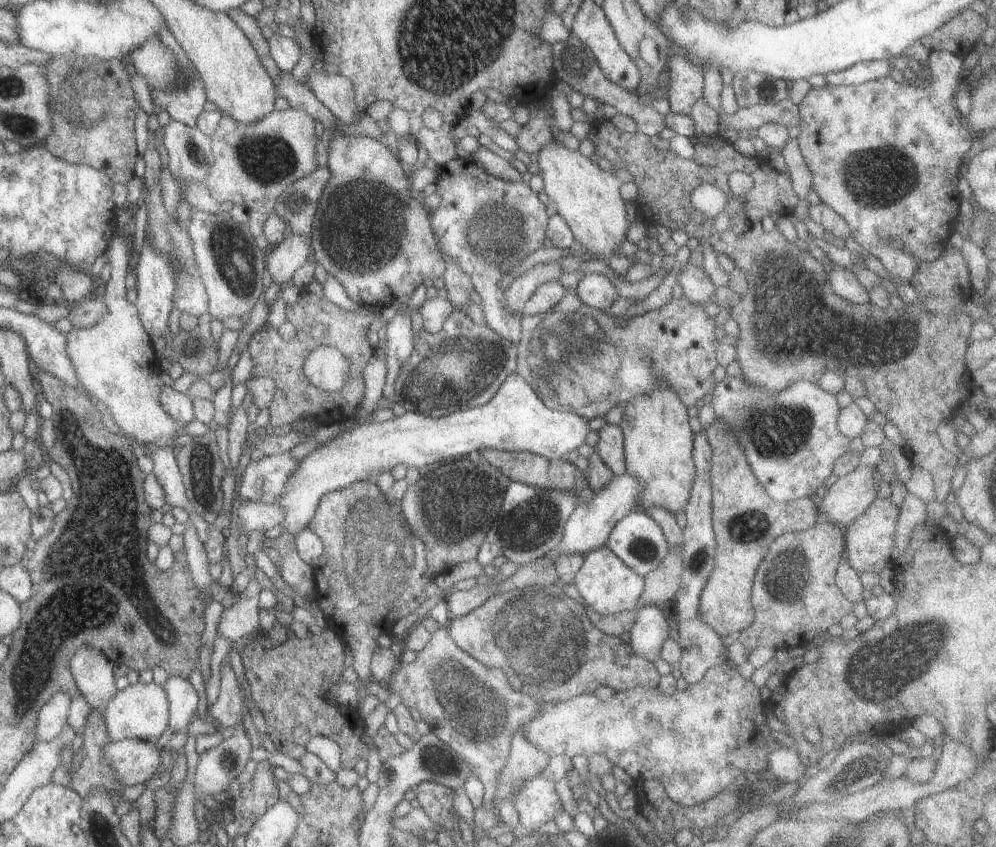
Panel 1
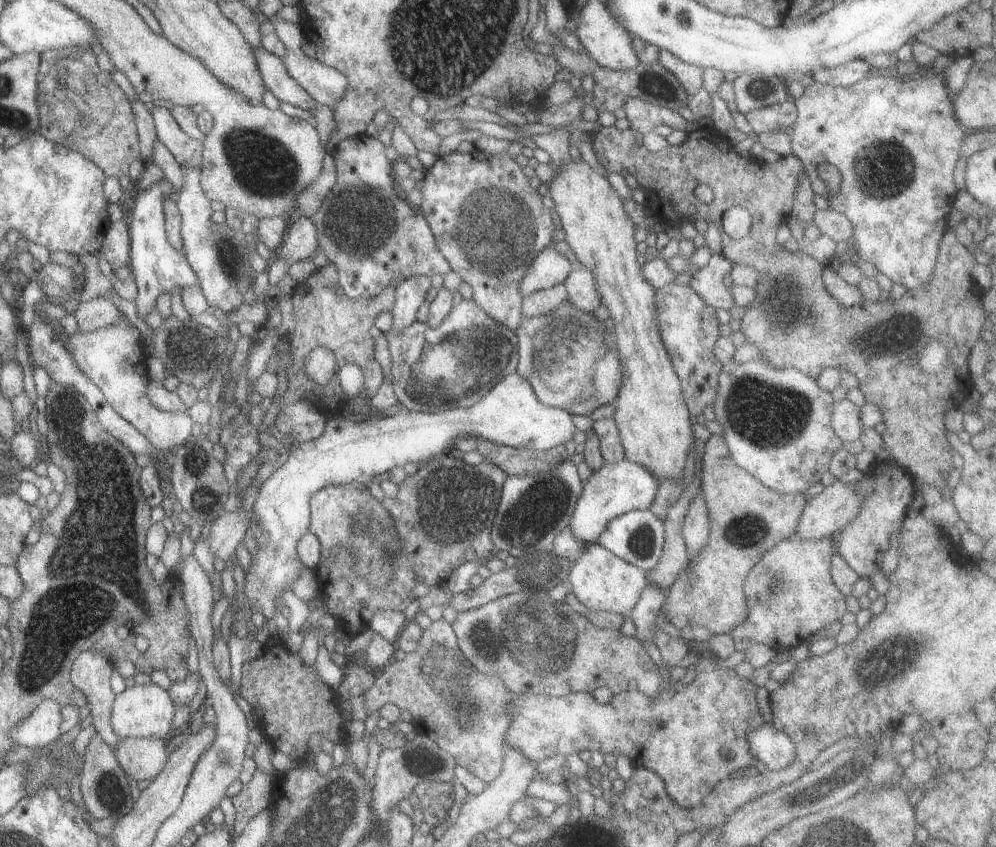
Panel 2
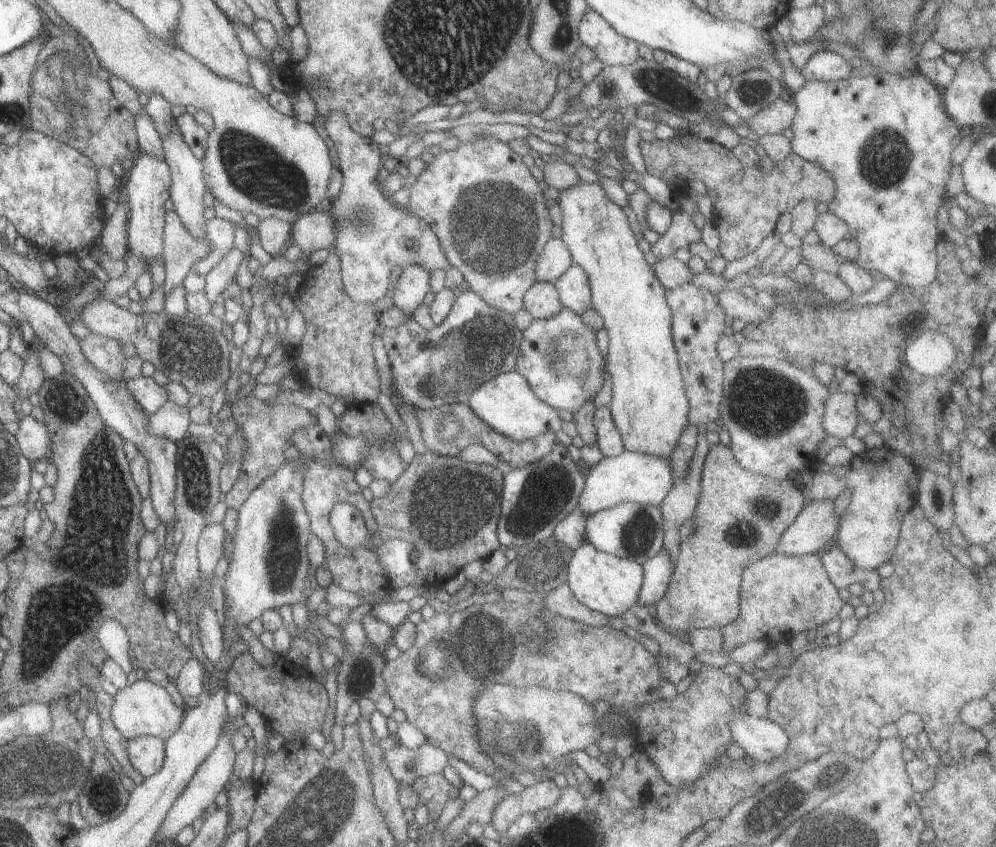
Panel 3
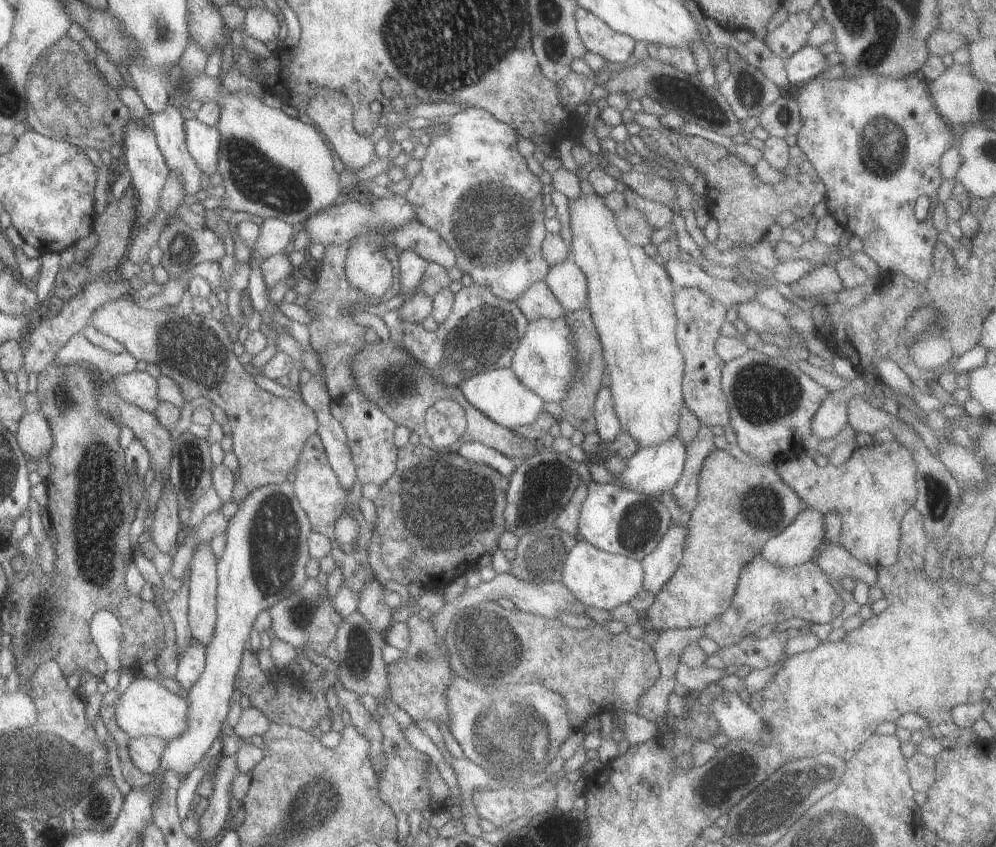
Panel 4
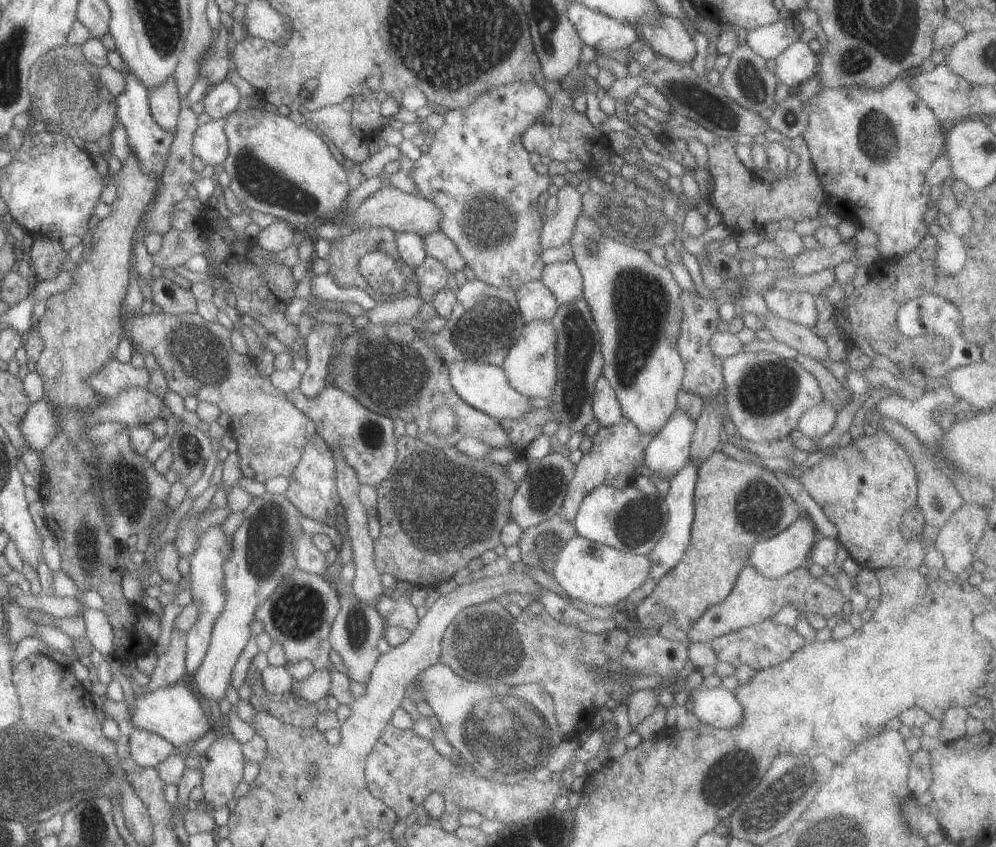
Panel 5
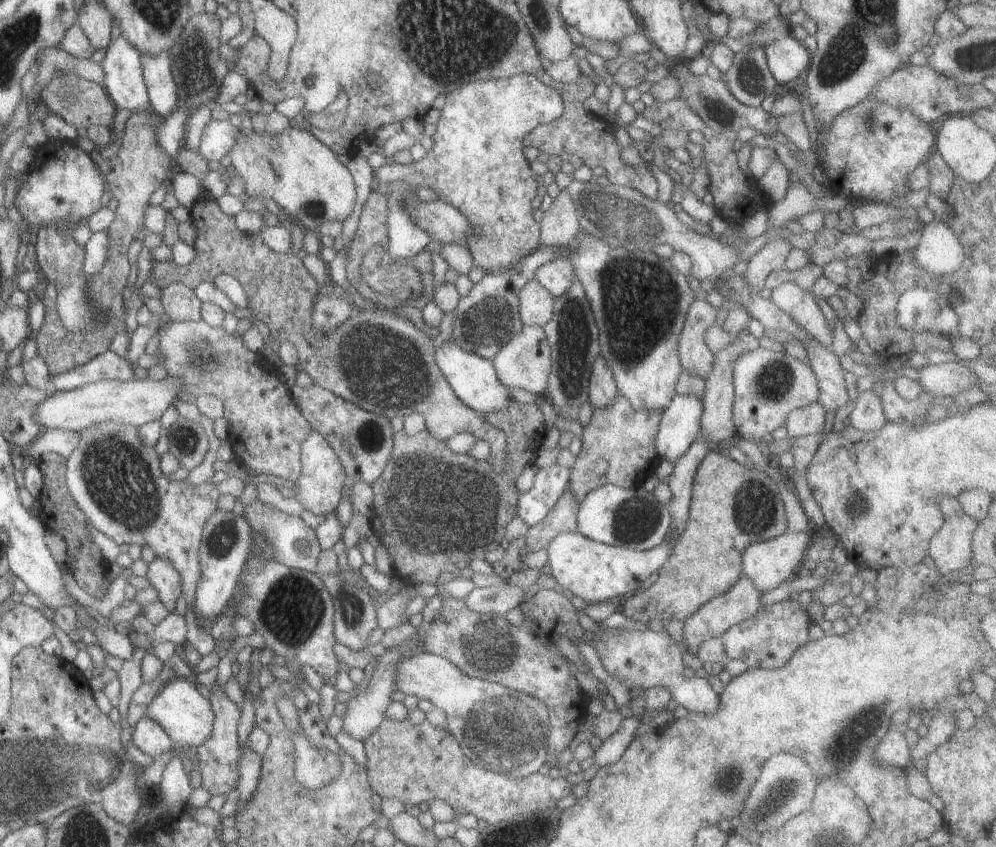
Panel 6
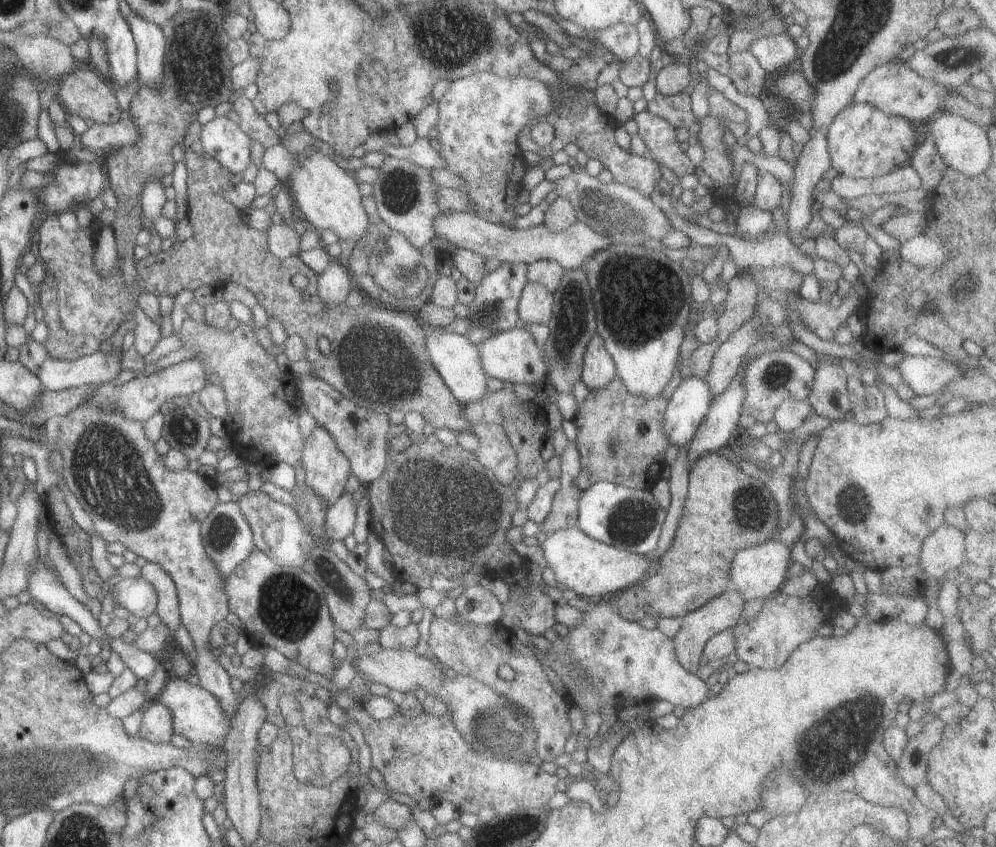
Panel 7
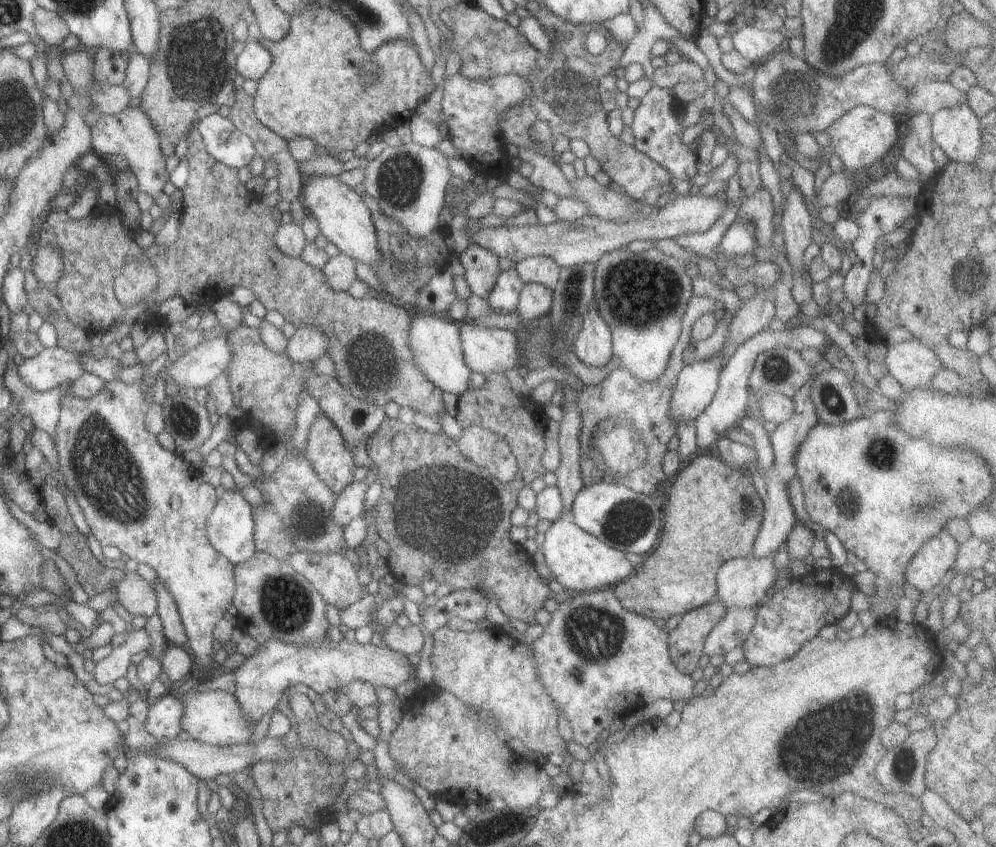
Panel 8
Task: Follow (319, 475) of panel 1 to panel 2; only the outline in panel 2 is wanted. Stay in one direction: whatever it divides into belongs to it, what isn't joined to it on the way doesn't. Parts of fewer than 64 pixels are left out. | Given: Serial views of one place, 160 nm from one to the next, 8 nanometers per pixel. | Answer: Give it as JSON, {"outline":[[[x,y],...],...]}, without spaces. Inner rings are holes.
{"outline":[[[516,372],[509,373],[499,379],[475,404],[468,407],[455,407],[441,412],[415,412],[401,408],[393,416],[384,418],[362,418],[351,421],[344,417],[333,418],[325,423],[322,433],[310,441],[293,443],[285,450],[285,455],[279,462],[279,467],[261,484],[250,511],[256,518],[256,533],[269,534],[267,544],[258,546],[253,560],[250,560],[247,574],[243,581],[243,594],[249,600],[249,608],[262,612],[265,620],[273,616],[277,598],[297,578],[299,569],[303,566],[298,561],[295,545],[308,532],[310,516],[308,500],[325,485],[342,485],[355,481],[368,485],[370,480],[377,480],[381,474],[393,467],[402,467],[405,463],[415,463],[423,466],[427,460],[439,453],[447,453],[451,449],[455,437],[471,435],[508,447],[523,447],[536,451],[546,451],[569,442],[573,432],[577,431],[571,415],[557,407],[546,407],[534,395],[532,386],[527,379]]]}

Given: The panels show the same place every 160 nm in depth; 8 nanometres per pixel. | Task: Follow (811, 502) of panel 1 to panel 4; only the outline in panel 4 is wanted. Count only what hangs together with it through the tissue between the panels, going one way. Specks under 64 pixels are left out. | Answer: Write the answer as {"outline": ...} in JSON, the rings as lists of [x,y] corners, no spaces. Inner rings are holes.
{"outline":[[[711,449],[711,452],[703,459],[701,468],[698,472],[698,489],[696,492],[697,500],[693,510],[691,510],[689,518],[685,524],[684,539],[682,546],[682,557],[679,561],[679,566],[673,571],[670,579],[659,589],[657,594],[654,594],[653,603],[643,611],[642,622],[653,634],[664,630],[682,629],[683,627],[701,627],[703,628],[708,622],[711,622],[716,616],[723,614],[723,611],[730,605],[731,597],[733,596],[738,574],[753,557],[758,555],[760,548],[771,538],[778,535],[799,513],[804,507],[803,502],[775,472],[772,465],[769,463],[756,465],[751,463],[742,463],[735,457],[732,457],[727,450]]]}

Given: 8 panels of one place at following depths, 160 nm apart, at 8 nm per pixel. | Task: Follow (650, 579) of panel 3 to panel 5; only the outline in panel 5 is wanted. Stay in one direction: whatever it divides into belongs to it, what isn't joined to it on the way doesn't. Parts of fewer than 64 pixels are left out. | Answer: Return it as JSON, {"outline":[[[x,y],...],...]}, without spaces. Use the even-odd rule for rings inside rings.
{"outline":[[[689,458],[683,465],[683,468],[668,480],[668,491],[662,499],[667,513],[663,536],[659,538],[655,546],[652,546],[651,550],[646,554],[651,562],[646,578],[651,578],[653,582],[657,582],[664,574],[667,574],[679,562],[679,559],[687,548],[690,537],[690,526],[694,519],[694,506],[692,502],[694,500],[696,468]]]}

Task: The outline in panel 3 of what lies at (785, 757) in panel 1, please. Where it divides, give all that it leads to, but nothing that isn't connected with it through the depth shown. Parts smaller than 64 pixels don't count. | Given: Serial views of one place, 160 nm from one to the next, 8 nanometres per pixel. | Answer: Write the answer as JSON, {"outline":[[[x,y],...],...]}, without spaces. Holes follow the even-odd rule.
{"outline":[[[747,712],[728,722],[733,742],[741,747],[748,758],[759,763],[769,763],[784,753],[787,735],[778,724],[757,718]]]}

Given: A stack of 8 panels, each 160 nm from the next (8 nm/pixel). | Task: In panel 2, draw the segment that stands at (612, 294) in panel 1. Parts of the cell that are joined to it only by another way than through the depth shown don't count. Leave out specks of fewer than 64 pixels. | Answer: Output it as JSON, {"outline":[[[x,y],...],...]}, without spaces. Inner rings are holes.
{"outline":[[[582,266],[571,270],[562,283],[566,290],[566,300],[580,311],[591,313],[600,305],[600,296],[588,268]]]}

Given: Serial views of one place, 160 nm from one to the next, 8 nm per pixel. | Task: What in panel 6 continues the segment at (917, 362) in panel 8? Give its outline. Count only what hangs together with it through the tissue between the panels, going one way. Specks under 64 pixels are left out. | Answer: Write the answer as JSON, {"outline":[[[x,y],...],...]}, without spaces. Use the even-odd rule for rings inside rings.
{"outline":[[[959,361],[927,364],[917,370],[919,376],[915,381],[923,391],[933,396],[951,398],[979,382],[972,369]]]}

